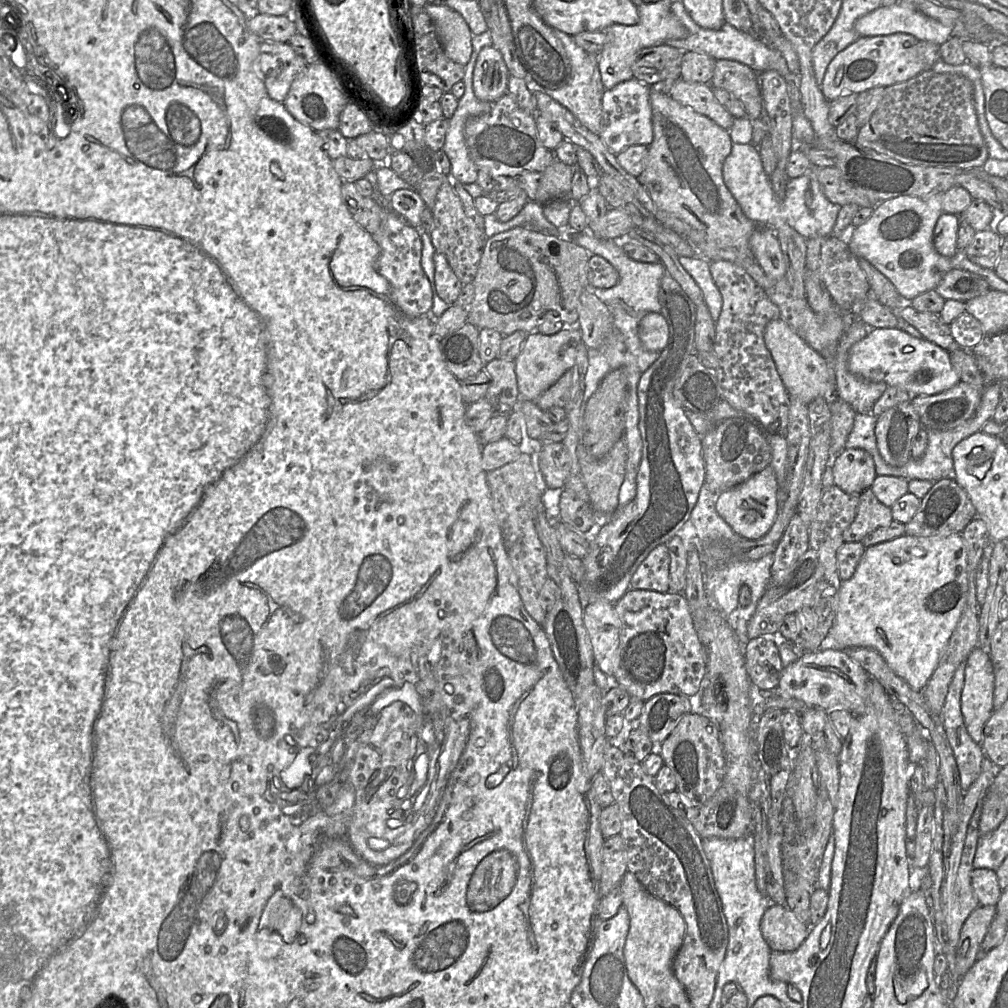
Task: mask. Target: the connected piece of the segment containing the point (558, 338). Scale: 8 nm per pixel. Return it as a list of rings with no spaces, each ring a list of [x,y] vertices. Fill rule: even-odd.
[[[562,329],[553,335],[544,335],[537,331],[529,333],[514,360],[520,398],[536,401],[547,388],[572,369],[577,347],[581,342],[579,329]]]

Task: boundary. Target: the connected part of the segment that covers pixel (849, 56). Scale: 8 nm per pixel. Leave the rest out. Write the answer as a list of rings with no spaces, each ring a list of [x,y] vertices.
[[[908,33],[862,36],[840,51],[829,63],[821,90],[828,101],[851,93],[887,87],[907,81],[926,70],[924,60],[917,51],[918,39]]]

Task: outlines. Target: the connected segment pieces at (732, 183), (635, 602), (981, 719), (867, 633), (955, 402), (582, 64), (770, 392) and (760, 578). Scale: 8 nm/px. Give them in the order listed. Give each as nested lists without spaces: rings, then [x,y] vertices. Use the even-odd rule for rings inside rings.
[[[762,113],[761,117],[752,121],[752,142],[748,144],[733,143],[732,150],[723,163],[723,180],[733,197],[740,205],[747,218],[770,229],[790,226],[802,237],[809,239],[830,236],[835,225],[840,206],[832,203],[824,195],[822,186],[817,179],[818,168],[811,166],[800,177],[789,179],[783,200],[779,200],[772,188],[771,180],[766,174],[760,157],[758,146],[767,133]]]
[[[629,589],[614,608],[620,620],[620,645],[610,687],[618,685],[644,702],[661,693],[695,695],[706,670],[705,654],[683,594]]]
[[[977,646],[969,653],[965,663],[961,713],[968,734],[982,746],[983,728],[994,711],[993,665],[990,654]]]
[[[953,533],[947,536],[937,535],[927,537],[910,536],[904,534],[892,540],[869,546],[865,549],[853,576],[849,580],[841,582],[835,619],[820,648],[832,648],[839,651],[854,647],[873,648],[883,657],[889,668],[898,677],[907,682],[912,690],[920,692],[927,685],[927,682],[934,672],[938,661],[948,643],[948,640],[950,639],[960,619],[966,602],[967,590],[967,556],[960,533]]]
[[[963,381],[930,396],[913,396],[909,401],[917,412],[920,428],[952,430],[972,418],[980,404],[983,390]]]
[[[555,29],[555,35],[562,42],[571,62],[572,79],[568,85],[561,89],[550,90],[542,87],[534,80],[526,82],[527,88],[531,92],[542,92],[552,99],[566,107],[572,114],[592,133],[599,135],[602,131],[602,97],[605,92],[604,85],[601,80],[600,70],[594,68],[592,62],[588,58],[588,53],[579,47],[572,36]]]
[[[715,260],[709,262],[709,268],[723,300],[721,313],[716,321],[713,348],[718,359],[715,377],[722,398],[733,408],[753,418],[766,434],[786,435],[790,396],[764,341],[766,325],[780,318],[780,310],[739,265],[725,260]]]
[[[769,553],[758,560],[734,557],[722,569],[704,573],[705,593],[710,604],[727,619],[742,646],[745,646],[750,640],[747,635],[747,624],[768,586],[773,561],[774,553]],[[743,585],[747,585],[751,591],[751,603],[747,607],[739,606],[739,591]]]

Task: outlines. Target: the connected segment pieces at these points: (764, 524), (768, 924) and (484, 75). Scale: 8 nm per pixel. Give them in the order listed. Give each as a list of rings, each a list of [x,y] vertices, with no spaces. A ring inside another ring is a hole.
[[[770,465],[746,481],[719,494],[715,508],[718,514],[739,536],[757,540],[766,535],[777,515],[779,484]]]
[[[771,905],[764,912],[760,930],[771,950],[791,952],[799,948],[811,925],[802,923],[787,905]]]
[[[485,46],[479,53],[473,75],[475,96],[495,103],[508,92],[509,71],[502,54],[493,46]]]

